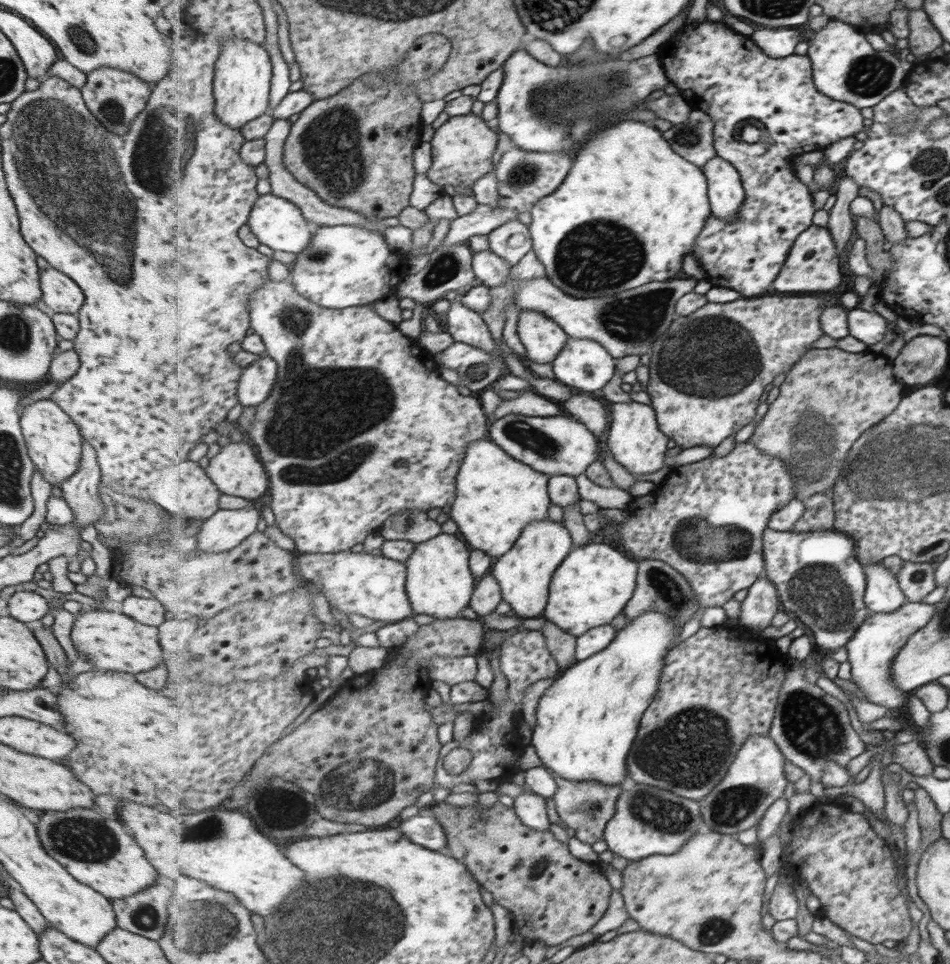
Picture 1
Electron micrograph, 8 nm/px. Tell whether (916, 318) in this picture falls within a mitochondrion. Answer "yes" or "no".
no

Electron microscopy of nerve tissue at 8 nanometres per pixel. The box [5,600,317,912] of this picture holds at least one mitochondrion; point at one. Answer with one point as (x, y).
(80, 838)

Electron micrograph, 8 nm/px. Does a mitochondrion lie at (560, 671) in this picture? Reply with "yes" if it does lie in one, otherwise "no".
no

